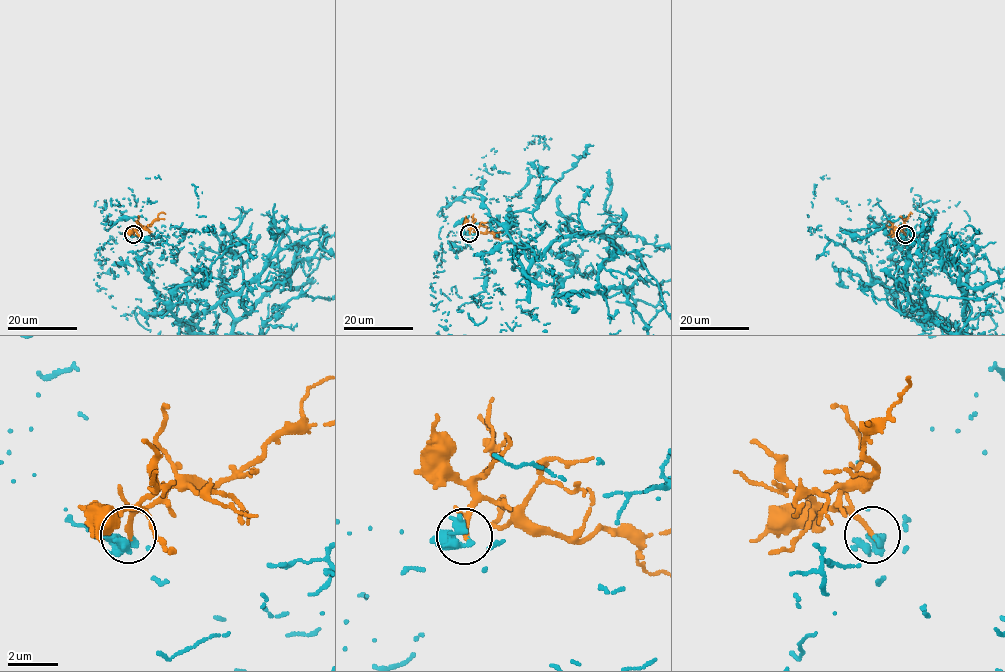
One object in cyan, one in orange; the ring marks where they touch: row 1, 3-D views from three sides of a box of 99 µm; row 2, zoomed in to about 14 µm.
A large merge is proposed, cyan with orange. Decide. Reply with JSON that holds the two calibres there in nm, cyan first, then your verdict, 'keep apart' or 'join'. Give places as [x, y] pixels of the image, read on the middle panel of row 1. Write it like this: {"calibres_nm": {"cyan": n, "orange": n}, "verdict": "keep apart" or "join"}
{"calibres_nm": {"cyan": 280, "orange": 200}, "verdict": "join"}

